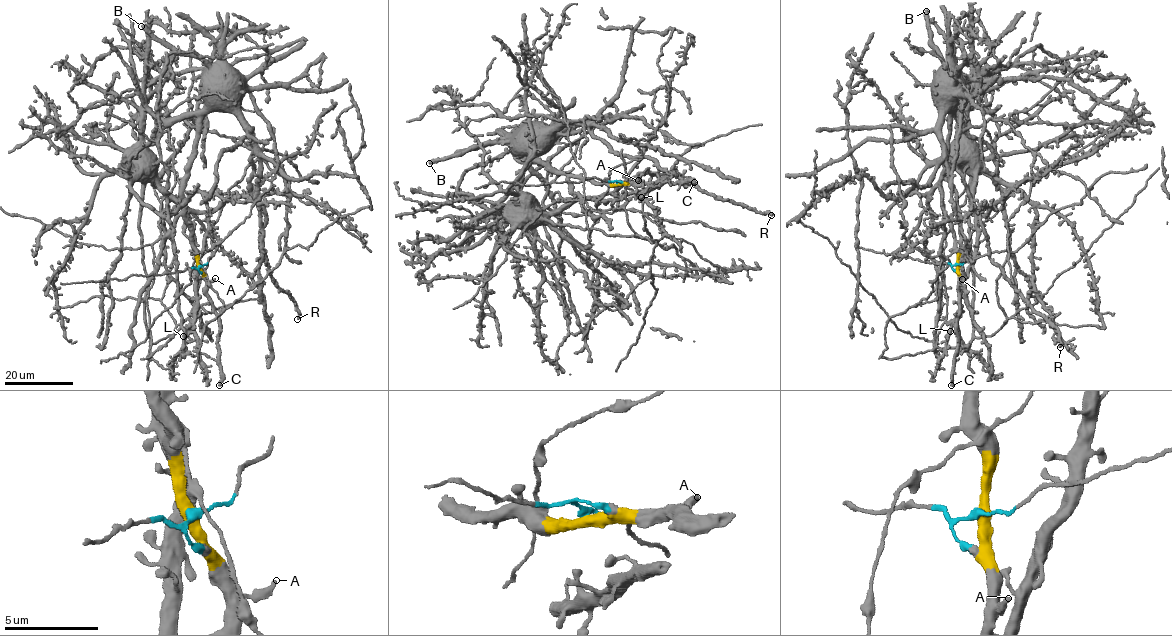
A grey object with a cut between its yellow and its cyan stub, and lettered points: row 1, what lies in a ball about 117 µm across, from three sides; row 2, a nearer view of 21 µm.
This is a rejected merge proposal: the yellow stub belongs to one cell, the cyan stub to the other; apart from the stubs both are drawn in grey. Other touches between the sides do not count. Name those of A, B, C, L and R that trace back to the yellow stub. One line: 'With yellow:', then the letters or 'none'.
With yellow: A, B, C, R

